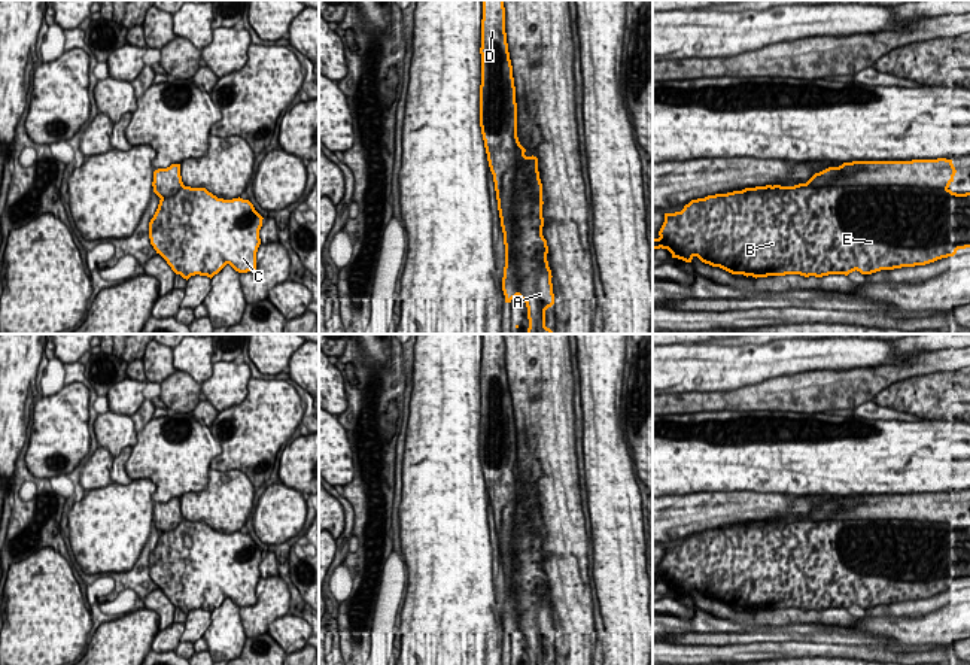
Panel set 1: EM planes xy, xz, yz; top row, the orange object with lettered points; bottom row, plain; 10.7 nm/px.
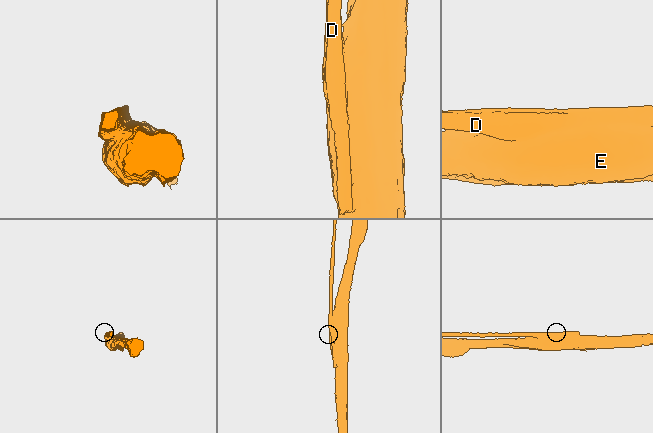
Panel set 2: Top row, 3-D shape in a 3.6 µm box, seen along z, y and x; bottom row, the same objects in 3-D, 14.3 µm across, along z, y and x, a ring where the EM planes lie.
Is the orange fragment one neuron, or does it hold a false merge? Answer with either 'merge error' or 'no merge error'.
merge error

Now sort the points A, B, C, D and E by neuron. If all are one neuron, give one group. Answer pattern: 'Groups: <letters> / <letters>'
Groups: A B C E / D

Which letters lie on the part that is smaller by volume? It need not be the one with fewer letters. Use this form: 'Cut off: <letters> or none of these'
Cut off: D

